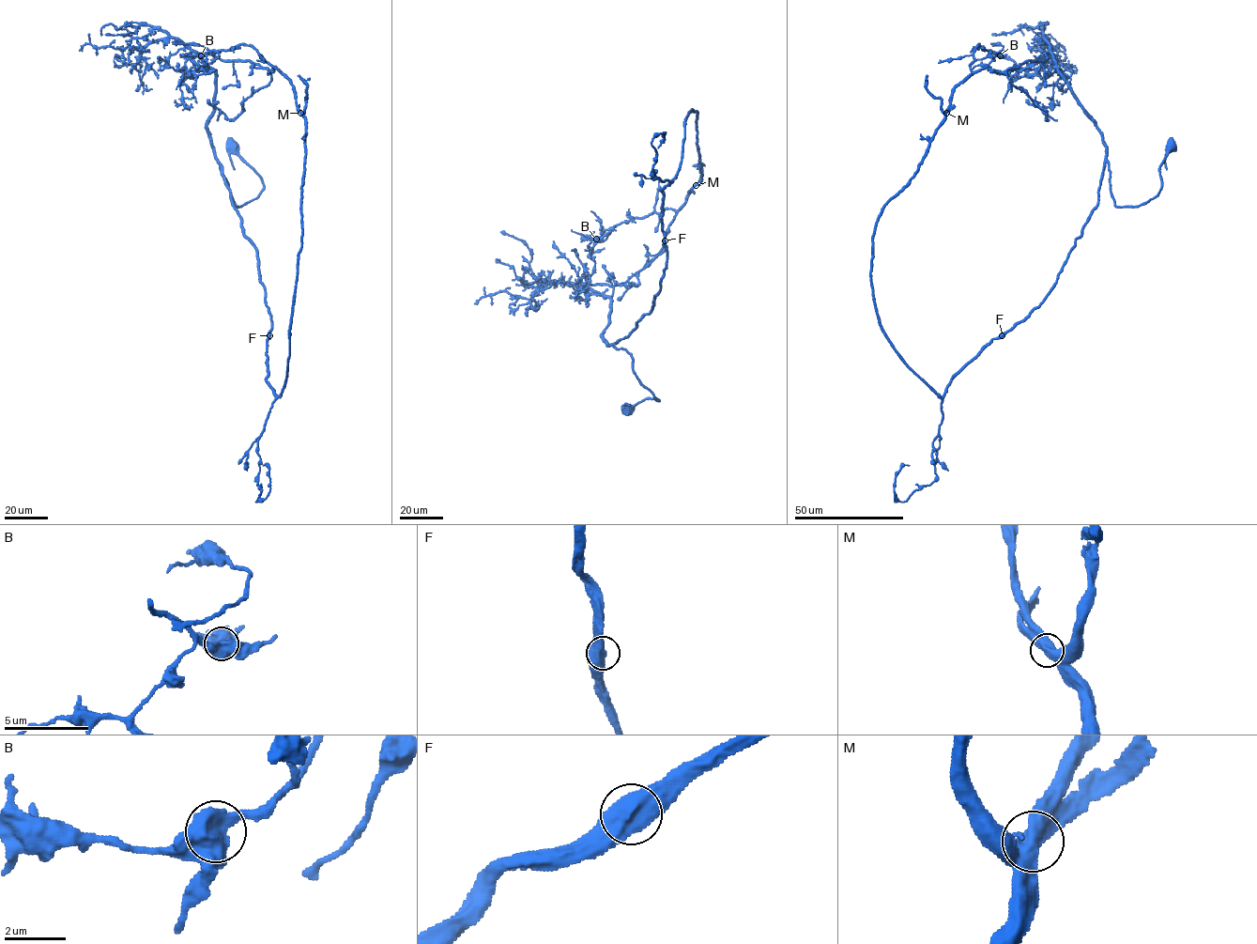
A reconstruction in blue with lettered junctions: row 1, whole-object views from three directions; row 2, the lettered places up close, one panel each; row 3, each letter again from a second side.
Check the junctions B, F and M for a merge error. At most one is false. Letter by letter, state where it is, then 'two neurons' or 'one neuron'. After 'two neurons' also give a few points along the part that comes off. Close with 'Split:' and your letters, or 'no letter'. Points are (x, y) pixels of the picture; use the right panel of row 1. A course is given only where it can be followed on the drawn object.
B: (1000, 55) | one neuron
F: (1002, 335) | one neuron
M: (946, 113) | two neurons | (946, 113), (941, 108), (941, 99), (936, 99), (927, 89), (927, 75)
Split: M

